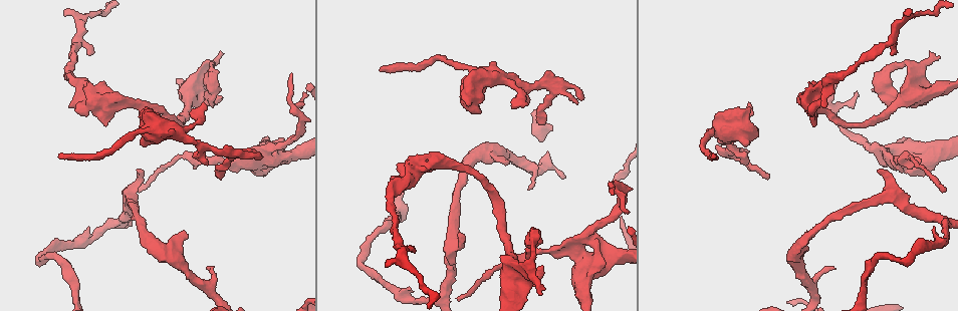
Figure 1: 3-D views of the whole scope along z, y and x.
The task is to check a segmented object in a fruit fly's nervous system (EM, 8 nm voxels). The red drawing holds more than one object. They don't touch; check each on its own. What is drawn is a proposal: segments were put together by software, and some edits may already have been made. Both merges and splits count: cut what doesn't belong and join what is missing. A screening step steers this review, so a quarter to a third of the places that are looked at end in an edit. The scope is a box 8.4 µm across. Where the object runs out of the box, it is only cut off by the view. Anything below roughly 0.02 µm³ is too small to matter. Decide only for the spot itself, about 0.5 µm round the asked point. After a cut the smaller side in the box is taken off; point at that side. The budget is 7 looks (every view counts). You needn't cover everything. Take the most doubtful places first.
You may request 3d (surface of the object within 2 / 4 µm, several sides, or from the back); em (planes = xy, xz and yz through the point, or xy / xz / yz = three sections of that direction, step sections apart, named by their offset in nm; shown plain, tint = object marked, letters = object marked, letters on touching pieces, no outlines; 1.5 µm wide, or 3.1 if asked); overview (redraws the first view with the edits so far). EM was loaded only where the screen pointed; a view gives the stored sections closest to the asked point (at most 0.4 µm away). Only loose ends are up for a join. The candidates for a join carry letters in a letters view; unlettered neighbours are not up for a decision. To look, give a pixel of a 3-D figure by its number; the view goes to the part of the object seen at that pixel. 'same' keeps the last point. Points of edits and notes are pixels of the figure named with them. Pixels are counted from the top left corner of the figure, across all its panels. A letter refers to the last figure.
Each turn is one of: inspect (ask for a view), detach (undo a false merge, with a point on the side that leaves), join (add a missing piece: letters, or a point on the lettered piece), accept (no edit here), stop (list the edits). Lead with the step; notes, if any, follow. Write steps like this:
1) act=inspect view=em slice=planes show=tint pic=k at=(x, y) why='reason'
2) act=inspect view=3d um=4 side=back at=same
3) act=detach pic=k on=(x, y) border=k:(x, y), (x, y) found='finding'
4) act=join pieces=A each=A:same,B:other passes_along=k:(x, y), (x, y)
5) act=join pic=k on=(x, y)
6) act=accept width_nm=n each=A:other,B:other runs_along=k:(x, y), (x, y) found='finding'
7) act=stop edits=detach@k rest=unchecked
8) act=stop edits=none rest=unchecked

act=inspect view=em slice=xz step=4 show=letters pic=1 at=(824, 107) why='free end'

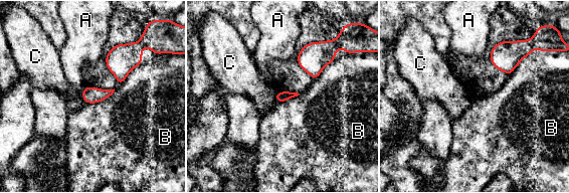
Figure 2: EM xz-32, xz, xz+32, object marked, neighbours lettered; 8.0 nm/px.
act=accept longest_contact=B:260nm each=A:other,B:other,C:other found='no lettered piece goes on from it'

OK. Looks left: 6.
act=inspect view=em slice=planes show=letters pic=1 at=(208, 268) why='an open end'

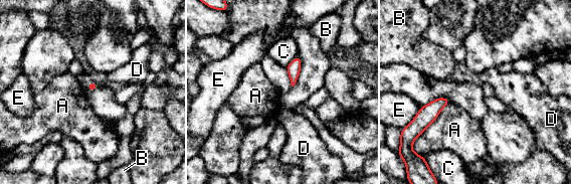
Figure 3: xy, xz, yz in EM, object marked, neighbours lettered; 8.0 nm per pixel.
act=accept each=A:other,B:other,C:other,D:other,E:other border=3:(449, 103), (424, 130) found='no lettered piece goes on from it'

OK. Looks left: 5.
act=inspect view=3d um=4 pic=1 at=(468, 105) why='stops while still wide'

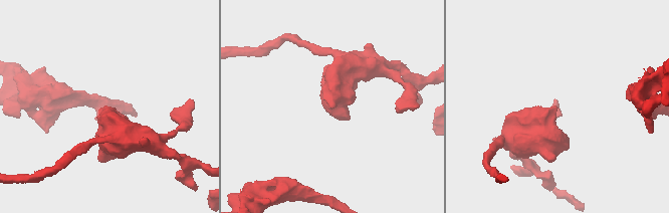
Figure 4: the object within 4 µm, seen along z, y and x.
act=inspect view=em slice=planes show=letters pic=4 at=(333, 107) why='now the EM'

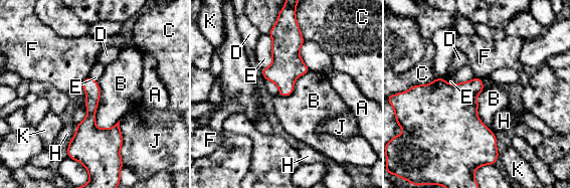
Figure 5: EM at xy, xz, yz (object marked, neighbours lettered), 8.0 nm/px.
act=accept each=A:other,B:other,C:other,D:other,E:other,F:other,H:other,J:other,K:other border=5:(97, 80), (96, 125), (110, 129) found='no lettered piece goes on from it'

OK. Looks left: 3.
act=stop edits=none rest=unchecked

